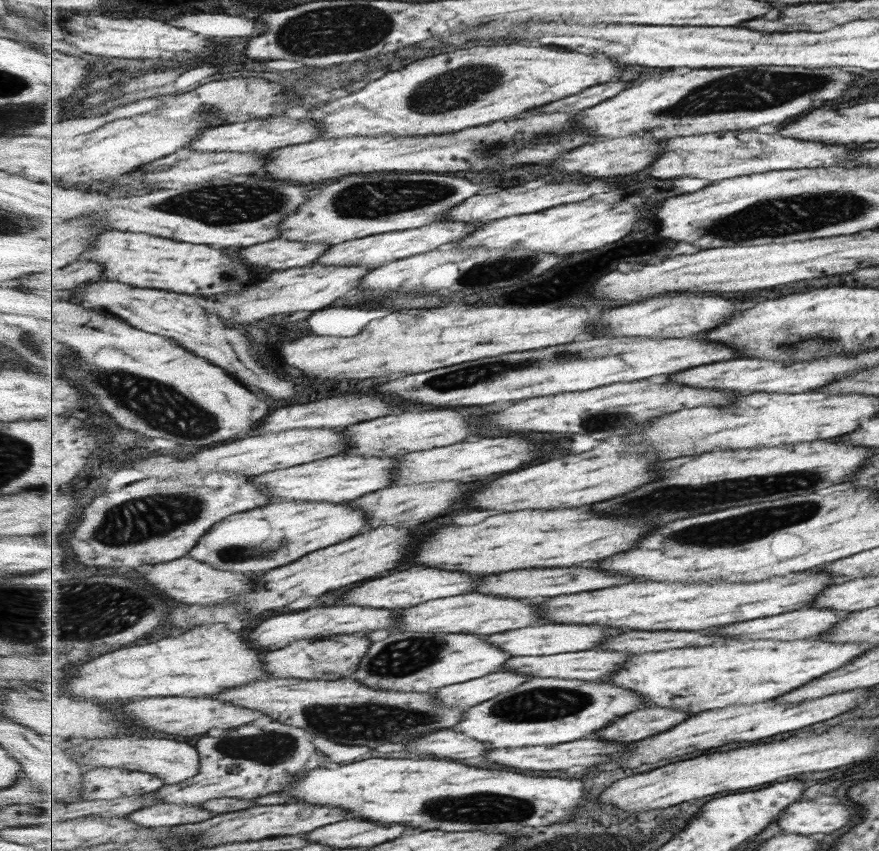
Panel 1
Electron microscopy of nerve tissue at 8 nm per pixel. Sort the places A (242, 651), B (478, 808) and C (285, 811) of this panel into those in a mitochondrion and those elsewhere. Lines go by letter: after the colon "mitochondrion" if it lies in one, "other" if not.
A: other
B: mitochondrion
C: other

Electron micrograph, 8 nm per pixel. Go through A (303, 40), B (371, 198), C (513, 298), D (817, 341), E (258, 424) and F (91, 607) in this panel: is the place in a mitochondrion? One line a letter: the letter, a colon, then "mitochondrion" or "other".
A: mitochondrion
B: mitochondrion
C: other
D: mitochondrion
E: other
F: mitochondrion

